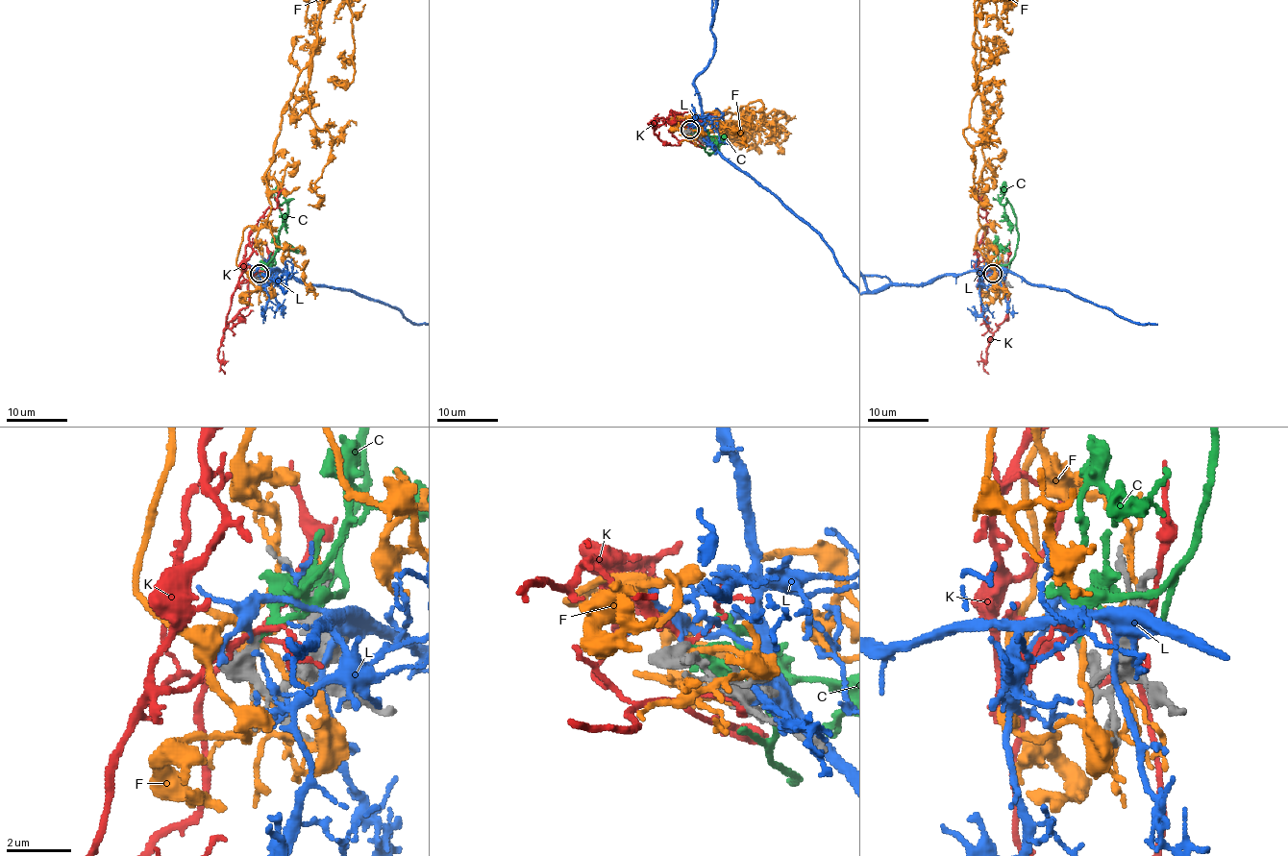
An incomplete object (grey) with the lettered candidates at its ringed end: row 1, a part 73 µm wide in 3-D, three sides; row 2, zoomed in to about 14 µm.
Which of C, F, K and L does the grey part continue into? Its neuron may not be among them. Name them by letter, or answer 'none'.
C

